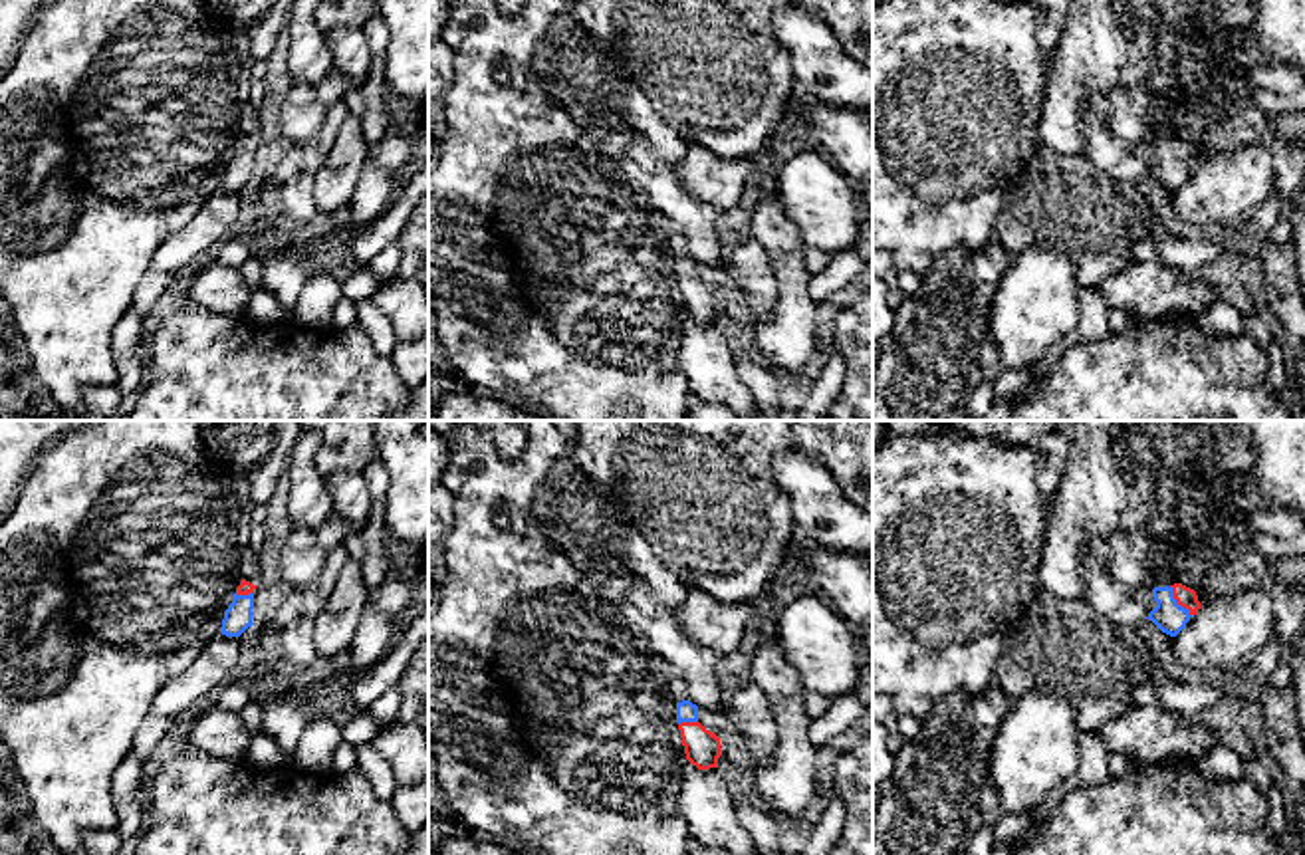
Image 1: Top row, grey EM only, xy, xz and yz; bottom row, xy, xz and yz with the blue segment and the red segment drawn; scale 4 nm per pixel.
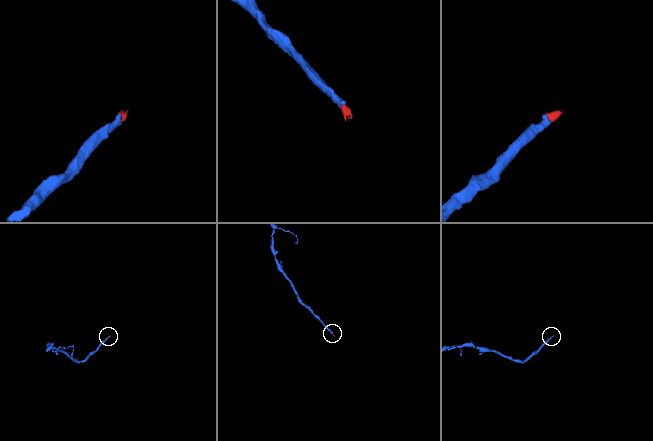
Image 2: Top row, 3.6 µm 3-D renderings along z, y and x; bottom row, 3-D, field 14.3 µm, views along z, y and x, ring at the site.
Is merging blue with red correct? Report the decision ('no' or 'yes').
yes

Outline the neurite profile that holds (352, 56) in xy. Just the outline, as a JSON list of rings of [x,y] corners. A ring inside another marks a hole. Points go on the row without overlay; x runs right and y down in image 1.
[[[337,26],[325,32],[325,38],[333,56],[333,69],[347,75],[359,87],[375,61],[363,30]]]

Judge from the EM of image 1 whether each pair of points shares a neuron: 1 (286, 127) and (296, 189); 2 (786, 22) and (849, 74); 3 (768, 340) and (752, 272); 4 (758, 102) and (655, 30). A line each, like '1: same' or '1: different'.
1: different
2: same
3: different
4: same

